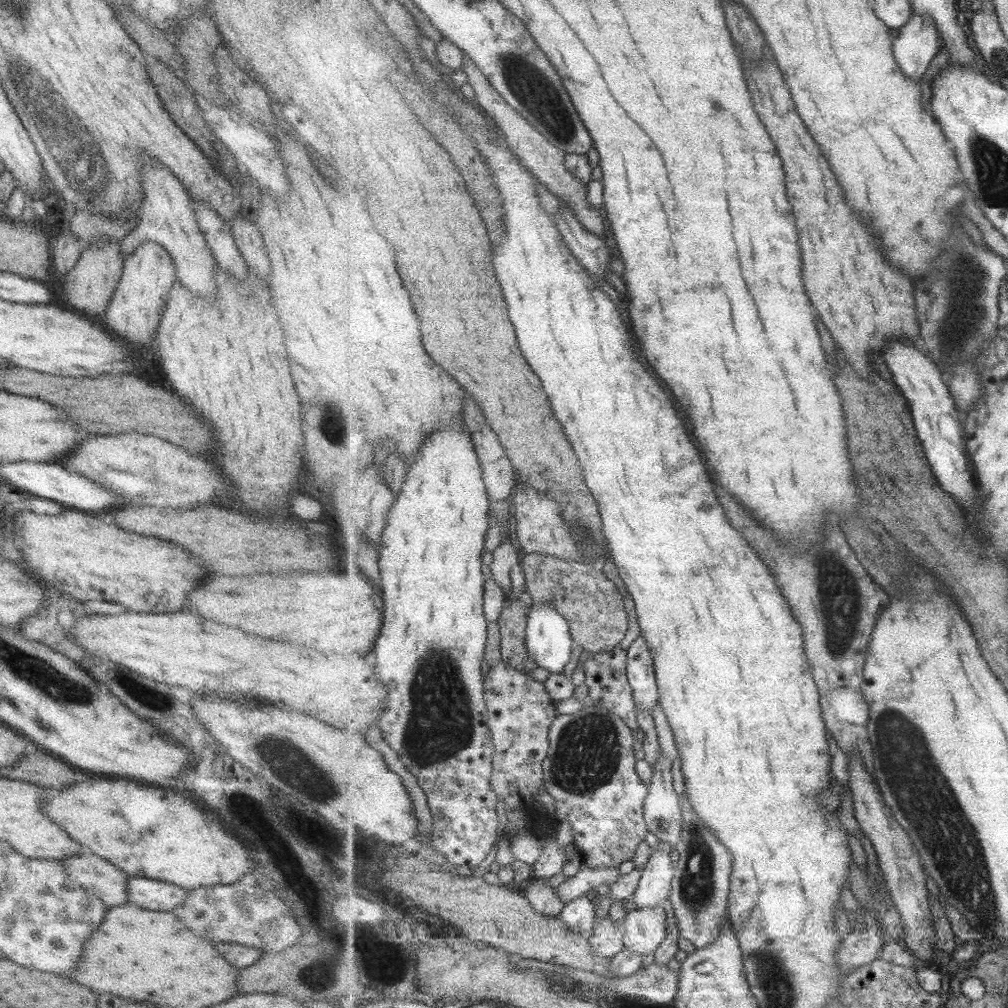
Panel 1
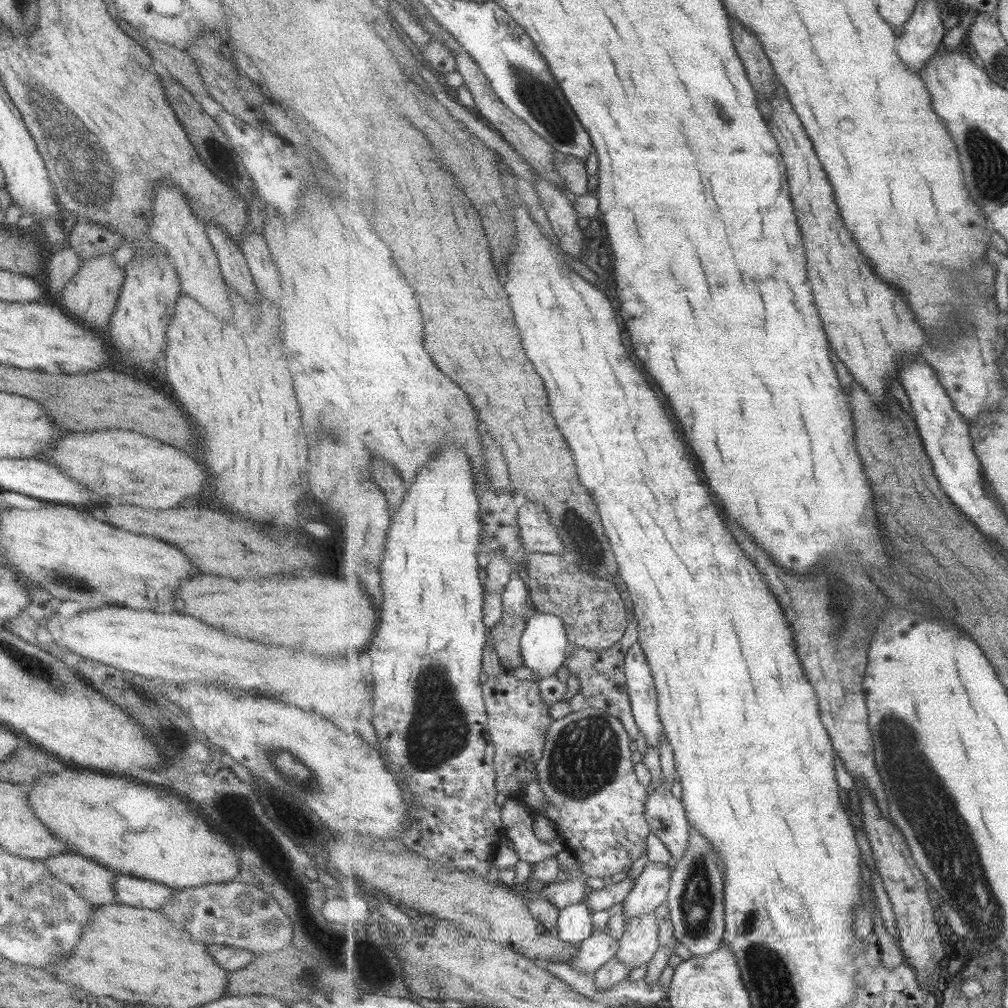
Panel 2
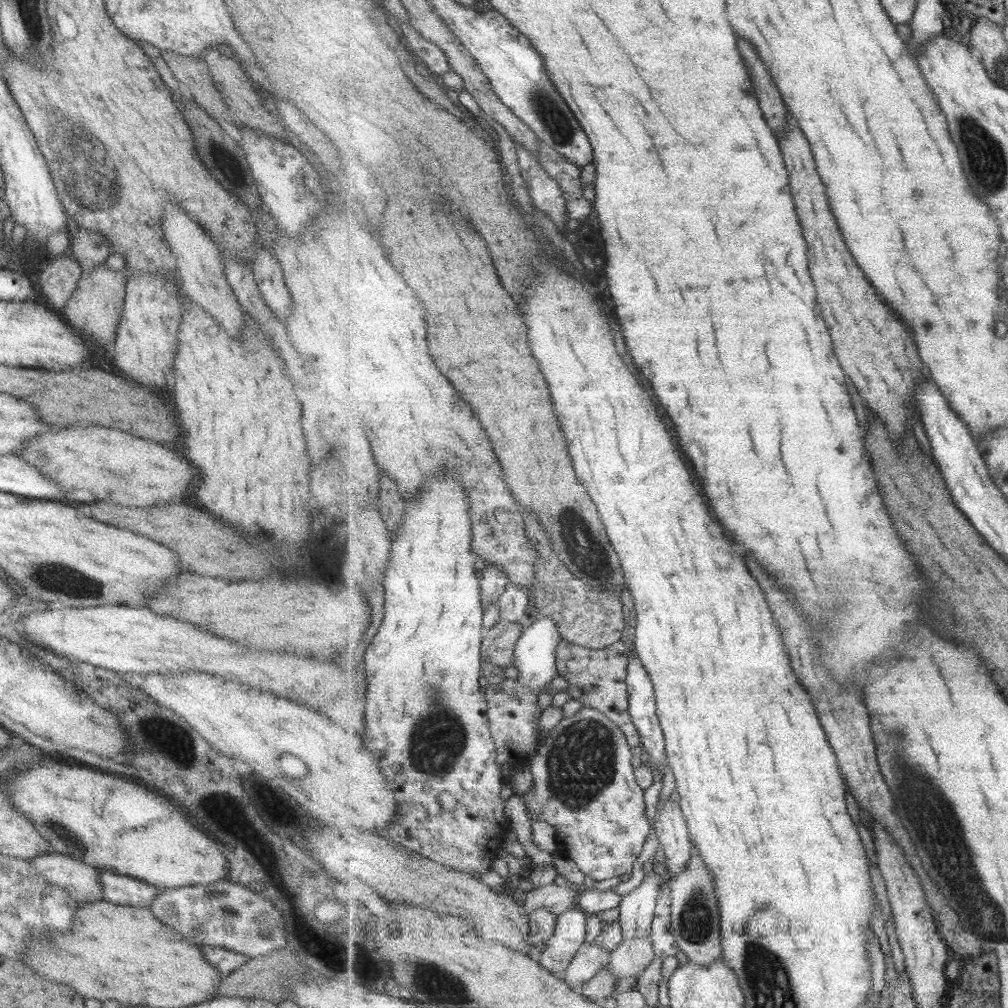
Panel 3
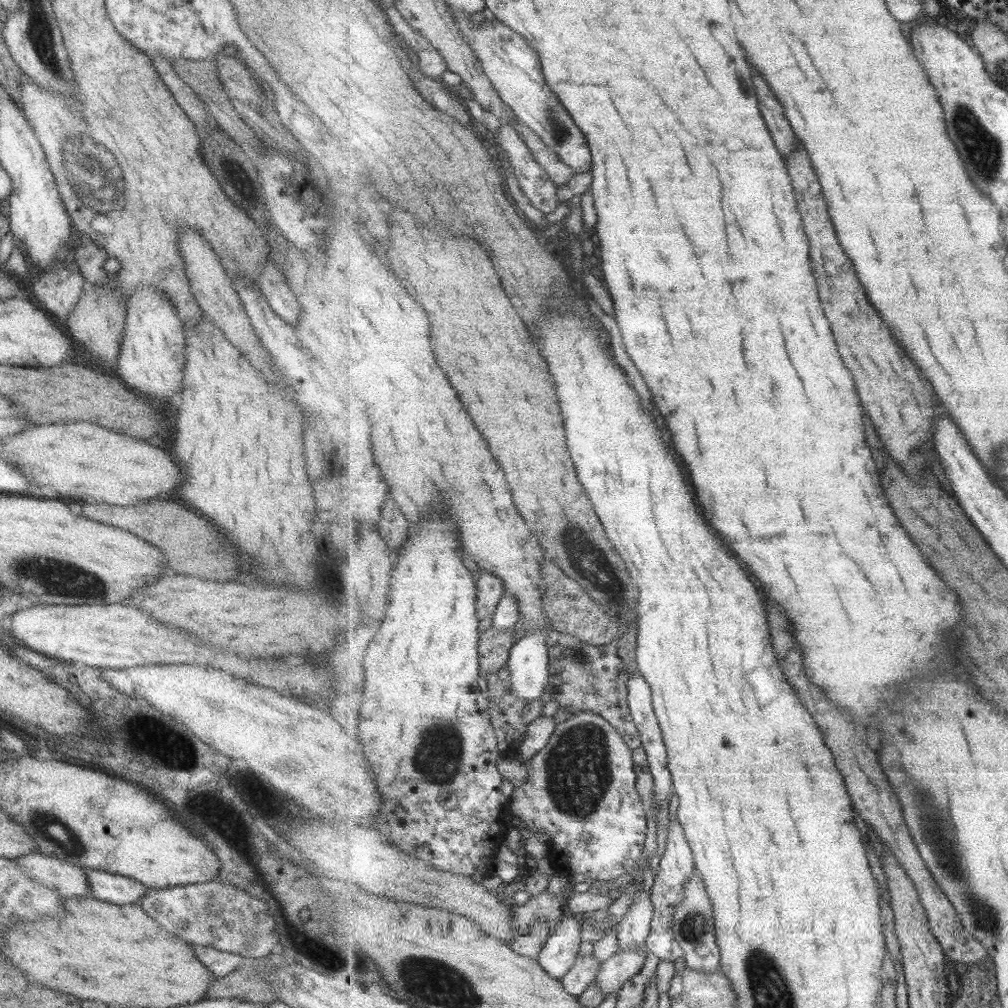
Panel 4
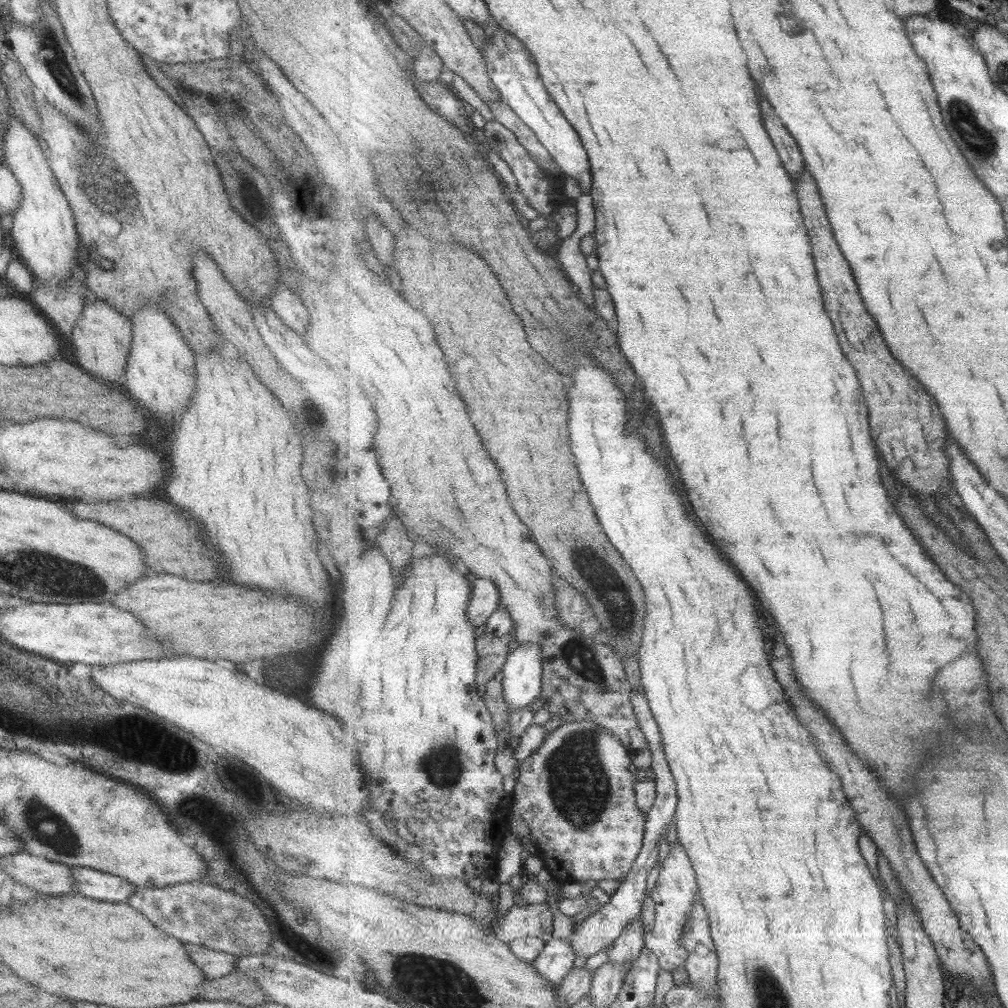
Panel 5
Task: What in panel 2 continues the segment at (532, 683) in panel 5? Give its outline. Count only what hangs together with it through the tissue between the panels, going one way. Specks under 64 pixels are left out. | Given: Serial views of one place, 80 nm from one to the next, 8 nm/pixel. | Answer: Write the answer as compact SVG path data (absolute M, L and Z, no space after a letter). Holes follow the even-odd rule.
M530 611L527 621L528 625L521 639L521 656L524 660L524 666L536 674L536 679L533 682L538 683L540 680L557 674L557 670L561 668L566 654L571 649L571 642L567 636L563 619L554 614Z

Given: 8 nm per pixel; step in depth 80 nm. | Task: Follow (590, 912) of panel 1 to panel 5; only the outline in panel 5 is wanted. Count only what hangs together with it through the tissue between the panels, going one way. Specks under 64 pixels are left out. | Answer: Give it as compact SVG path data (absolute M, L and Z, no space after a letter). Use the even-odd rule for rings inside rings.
M552 938L546 943L544 950L532 962L532 965L552 986L559 988L572 971L575 957L576 954L568 938Z

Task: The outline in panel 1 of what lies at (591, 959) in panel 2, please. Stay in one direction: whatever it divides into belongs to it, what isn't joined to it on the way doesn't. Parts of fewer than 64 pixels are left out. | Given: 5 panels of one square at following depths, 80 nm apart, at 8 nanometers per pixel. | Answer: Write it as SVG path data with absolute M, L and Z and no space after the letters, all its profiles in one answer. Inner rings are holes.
M606 915L604 919L597 919L594 926L592 943L592 954L600 958L613 958L624 949L624 929L619 927L615 921Z

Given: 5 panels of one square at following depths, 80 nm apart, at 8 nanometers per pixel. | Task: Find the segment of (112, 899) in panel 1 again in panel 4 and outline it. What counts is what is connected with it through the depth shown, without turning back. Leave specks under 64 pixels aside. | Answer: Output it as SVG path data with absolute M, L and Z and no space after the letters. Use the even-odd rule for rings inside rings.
M38 853L19 856L13 863L29 880L54 890L63 899L88 896L85 868Z

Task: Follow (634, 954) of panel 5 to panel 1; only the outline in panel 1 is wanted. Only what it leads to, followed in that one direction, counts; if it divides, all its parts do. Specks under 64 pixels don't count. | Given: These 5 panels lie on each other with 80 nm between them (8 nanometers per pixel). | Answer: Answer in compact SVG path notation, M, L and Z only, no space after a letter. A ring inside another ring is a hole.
M659 842L657 850L644 865L639 886L633 896L636 908L657 908L670 900L672 880L677 865L671 860L673 847L667 842Z

